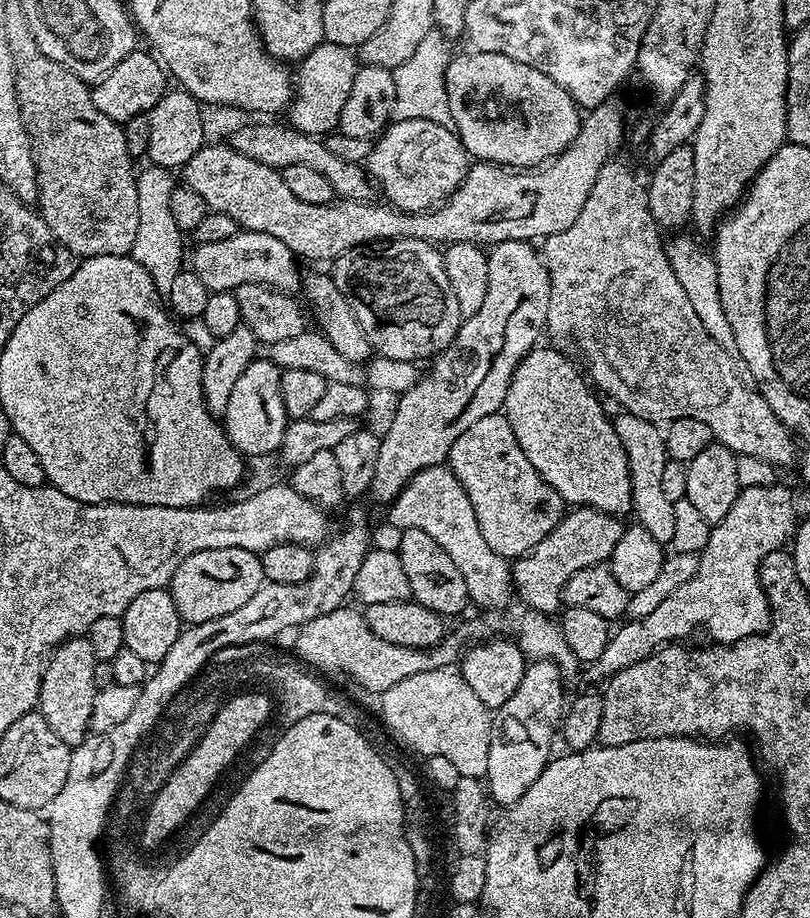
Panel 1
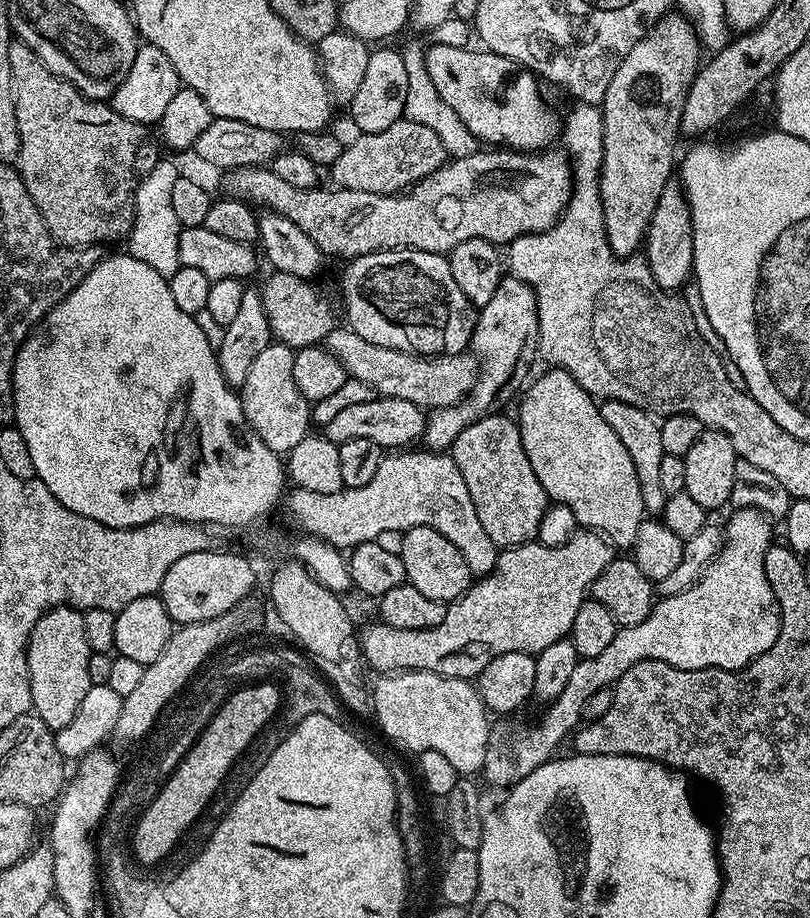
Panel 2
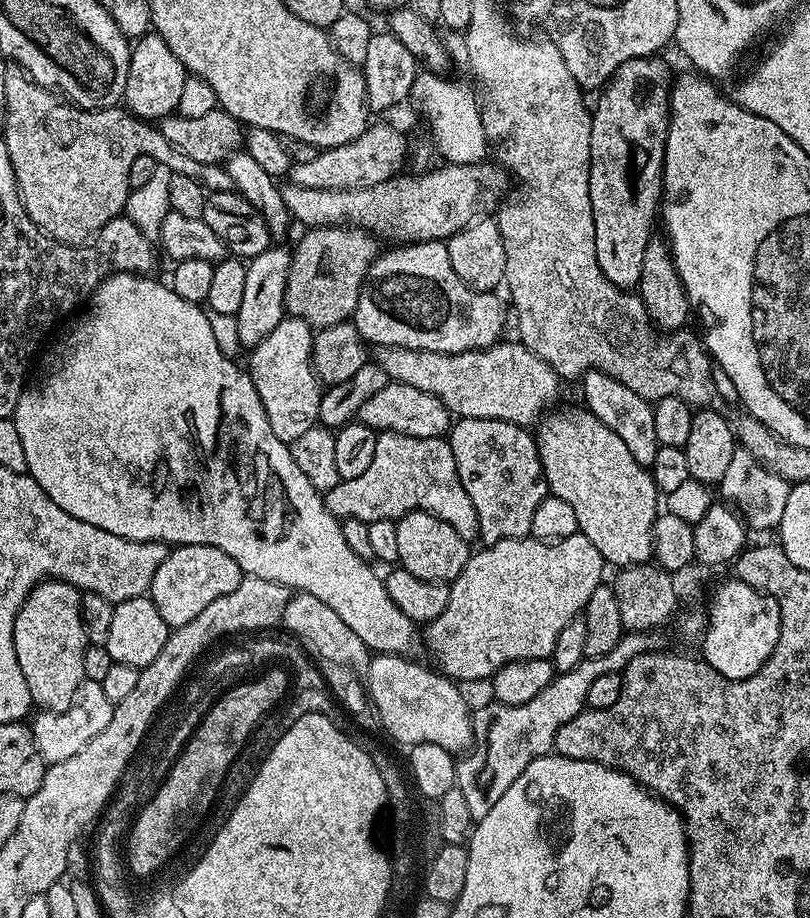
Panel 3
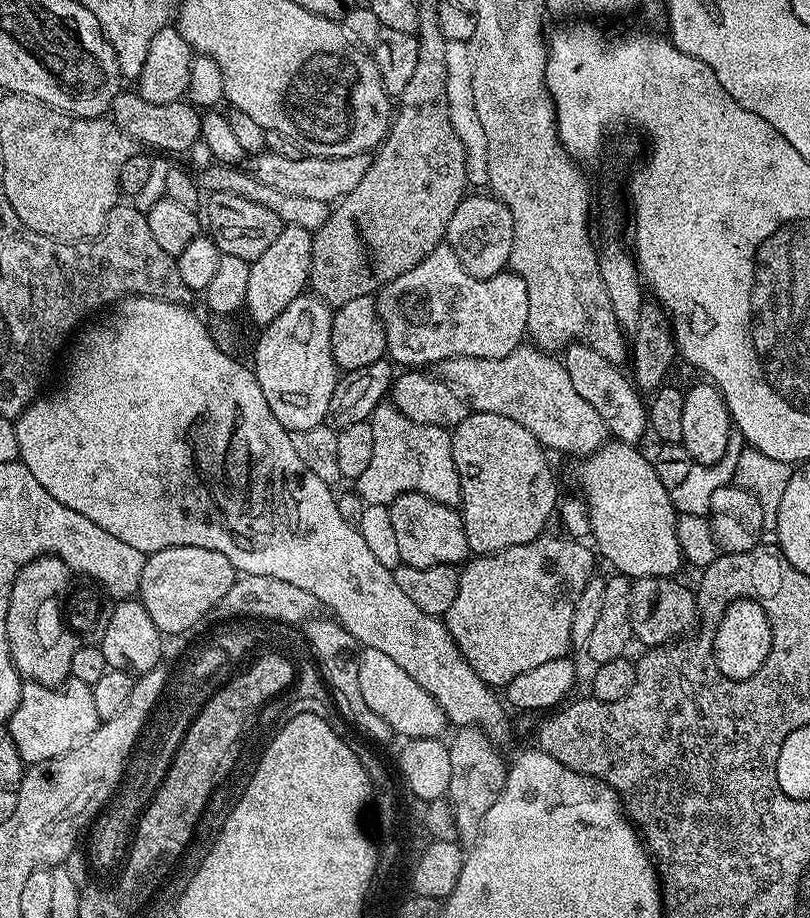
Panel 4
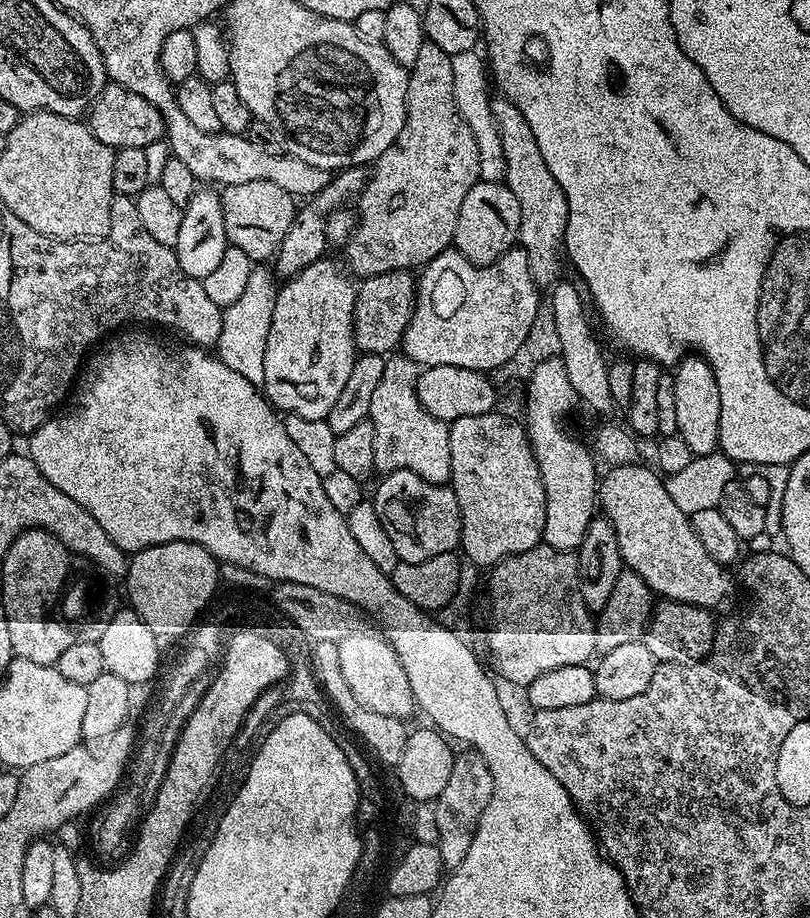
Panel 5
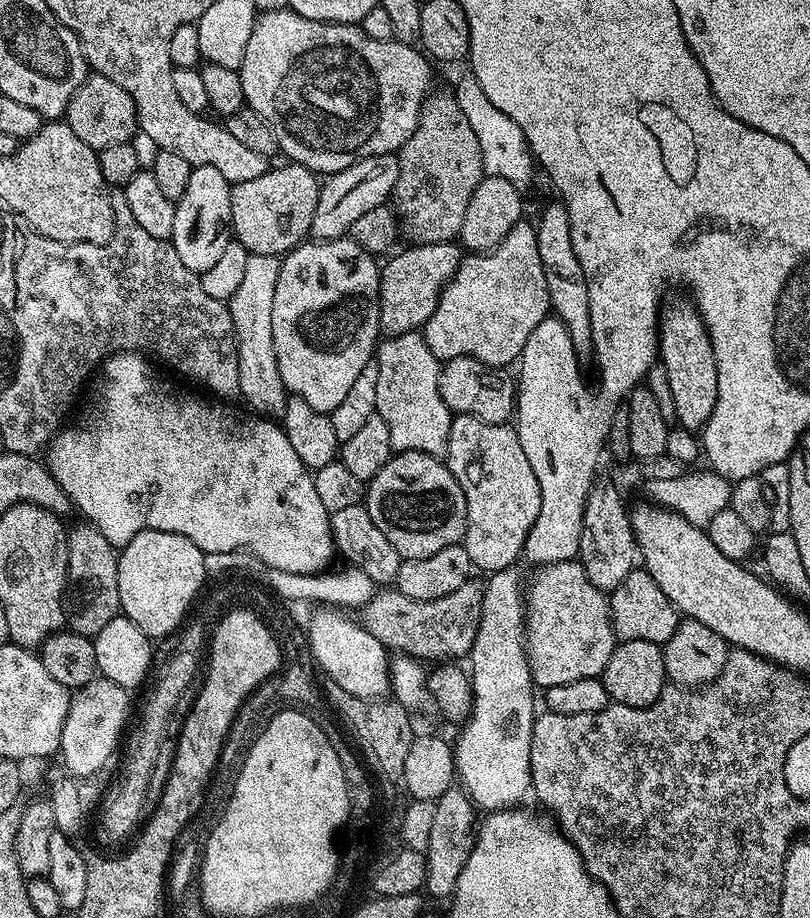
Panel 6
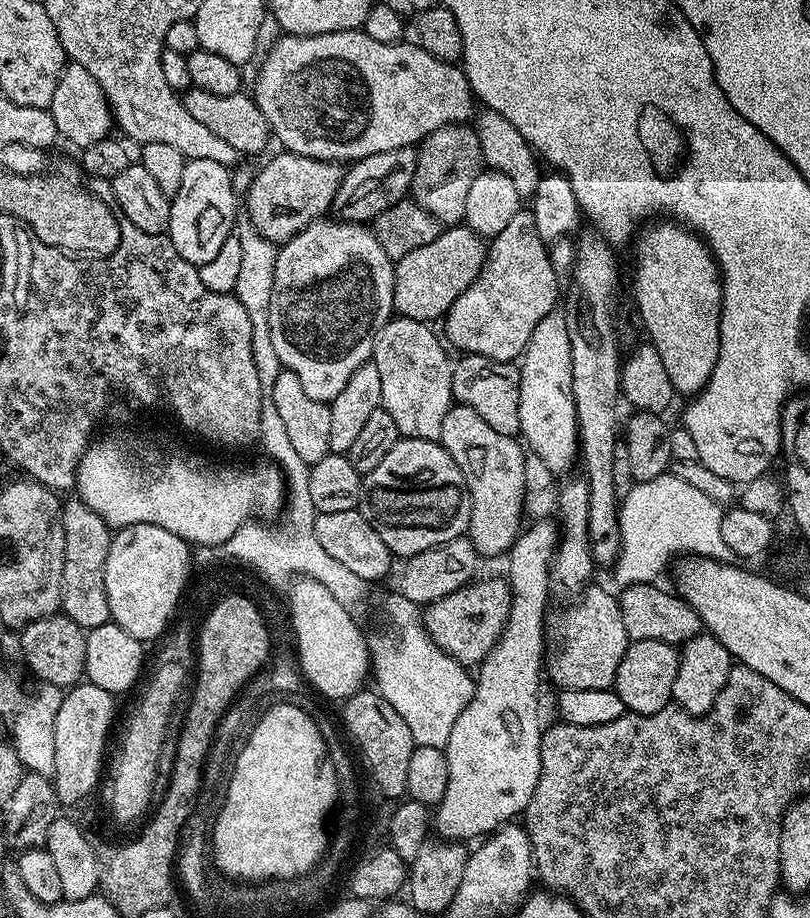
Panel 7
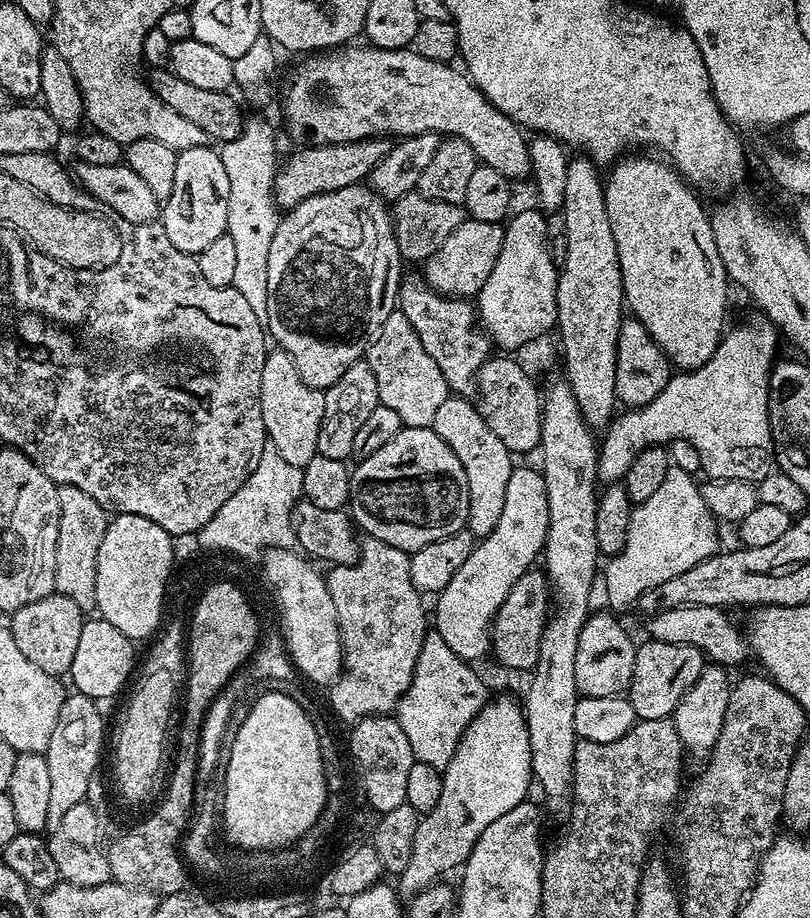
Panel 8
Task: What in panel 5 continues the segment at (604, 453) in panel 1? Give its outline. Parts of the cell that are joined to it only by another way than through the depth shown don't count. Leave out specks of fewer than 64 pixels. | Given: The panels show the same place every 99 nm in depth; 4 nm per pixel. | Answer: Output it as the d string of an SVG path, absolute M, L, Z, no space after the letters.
M643 462L626 464L617 468L609 467L607 471L605 476L603 473L598 484L598 504L604 519L614 526L614 534L618 538L618 550L624 559L624 567L634 570L634 574L638 574L638 578L646 582L651 592L665 600L686 602L709 610L716 610L719 604L726 603L728 595L732 592L732 580L734 584L733 573L731 576L728 573L731 571L727 567L714 562L714 558L706 554L702 542L698 542L698 534L694 534L689 513L678 510L678 506L674 506L669 485L662 479L661 473L655 467L647 468Z

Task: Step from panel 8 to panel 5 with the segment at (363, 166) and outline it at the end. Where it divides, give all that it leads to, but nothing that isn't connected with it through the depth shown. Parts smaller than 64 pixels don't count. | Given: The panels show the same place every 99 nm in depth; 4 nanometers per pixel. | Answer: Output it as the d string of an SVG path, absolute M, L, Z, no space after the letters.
M274 182L225 184L220 192L220 205L229 245L243 250L253 262L264 262L275 257L298 211L297 197L282 190L282 186L274 186Z

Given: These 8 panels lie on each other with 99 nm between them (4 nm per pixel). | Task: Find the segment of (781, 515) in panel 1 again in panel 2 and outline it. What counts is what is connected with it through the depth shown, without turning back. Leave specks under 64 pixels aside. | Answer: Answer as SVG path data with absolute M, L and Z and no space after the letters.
M737 508L731 513L733 516L729 518L728 524L723 525L724 545L719 554L712 559L712 564L706 566L706 570L702 574L702 578L694 586L690 586L686 590L682 590L673 596L660 596L655 601L650 610L650 614L646 614L646 618L642 618L642 622L634 622L634 626L626 626L625 628L617 627L614 639L610 641L610 646L606 646L606 650L602 650L599 654L594 654L594 658L582 658L578 662L578 666L574 666L574 670L570 673L570 678L566 682L562 694L558 694L558 698L554 698L547 705L548 708L533 724L500 724L491 729L488 737L488 749L486 750L486 762L482 769L482 777L488 784L493 784L501 790L507 789L509 786L517 784L522 778L526 778L526 774L530 774L534 770L538 770L538 766L542 766L545 762L553 759L557 755L556 747L560 743L567 741L581 727L584 715L582 714L582 706L586 706L586 698L590 698L590 694L594 694L597 690L603 688L612 688L622 678L622 674L626 674L626 670L630 670L630 666L638 666L638 662L646 662L647 660L661 660L670 666L674 666L678 670L702 670L703 668L721 668L722 670L730 670L738 672L741 668L746 667L750 662L754 662L762 654L766 654L766 650L770 650L770 646L774 646L774 642L778 642L778 634L780 633L780 604L776 600L774 590L770 586L770 582L764 573L764 559L766 558L766 550L771 548L774 543L772 537L773 521L764 513L754 510L753 508Z

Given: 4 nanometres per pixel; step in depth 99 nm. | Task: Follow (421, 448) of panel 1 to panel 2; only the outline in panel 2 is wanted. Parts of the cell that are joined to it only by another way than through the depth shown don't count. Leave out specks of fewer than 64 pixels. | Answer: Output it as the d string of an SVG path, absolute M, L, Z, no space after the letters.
M511 274L500 281L494 298L479 309L472 325L470 341L471 355L475 356L478 375L474 386L460 403L445 408L434 408L427 413L424 421L422 444L428 450L448 450L452 443L474 422L483 416L497 411L499 400L508 400L512 396L512 387L524 376L532 356L537 355L536 339L538 338L538 310L536 295L531 286Z

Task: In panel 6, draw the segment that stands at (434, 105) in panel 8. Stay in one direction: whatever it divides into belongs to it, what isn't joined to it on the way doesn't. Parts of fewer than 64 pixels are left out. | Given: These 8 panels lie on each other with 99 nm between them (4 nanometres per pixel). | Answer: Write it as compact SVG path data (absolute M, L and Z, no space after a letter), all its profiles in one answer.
M285 6L276 12L262 12L257 15L256 25L250 34L250 42L246 42L246 54L242 58L239 73L242 78L245 105L254 109L258 115L265 119L267 127L277 136L279 151L283 154L285 152L288 155L285 157L293 164L306 166L317 174L331 174L341 172L343 168L362 158L399 153L400 148L415 130L422 106L433 91L431 66L433 67L429 57L419 47L413 46L411 43L401 42L395 38L386 42L378 42L378 38L368 37L355 24L327 24L310 18L302 18L302 14L293 12L291 8Z

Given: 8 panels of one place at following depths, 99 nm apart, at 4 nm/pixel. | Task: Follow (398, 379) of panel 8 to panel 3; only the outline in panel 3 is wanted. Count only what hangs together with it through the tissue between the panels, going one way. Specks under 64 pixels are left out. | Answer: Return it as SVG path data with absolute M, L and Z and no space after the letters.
M382 432L376 437L376 445L374 446L374 459L370 461L369 468L358 478L350 478L349 480L341 480L338 486L334 486L324 496L324 504L330 510L330 514L334 514L337 520L343 522L346 520L361 520L364 524L373 524L379 520L399 520L400 517L410 514L411 512L429 512L438 518L442 518L446 522L450 522L450 526L454 526L454 530L458 530L458 534L462 534L462 538L469 542L475 541L480 534L478 526L478 514L474 510L474 502L470 502L470 494L466 494L466 486L462 486L462 478L458 478L458 466L454 466L454 450L449 446L447 439L443 436L438 438L414 438L406 434L394 434L393 432Z

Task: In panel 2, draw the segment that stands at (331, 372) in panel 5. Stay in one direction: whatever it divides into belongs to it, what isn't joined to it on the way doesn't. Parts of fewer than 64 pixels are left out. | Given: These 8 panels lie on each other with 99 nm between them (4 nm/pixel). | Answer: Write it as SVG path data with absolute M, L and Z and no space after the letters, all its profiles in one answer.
M279 342L270 343L266 350L262 350L262 354L258 354L258 358L254 358L253 364L250 365L250 374L246 374L246 382L239 385L238 395L244 407L244 419L248 427L254 429L258 438L262 438L266 446L270 446L270 450L286 454L294 450L294 446L298 446L302 438L310 435L310 401L300 393L298 386L294 386L294 352L286 345Z

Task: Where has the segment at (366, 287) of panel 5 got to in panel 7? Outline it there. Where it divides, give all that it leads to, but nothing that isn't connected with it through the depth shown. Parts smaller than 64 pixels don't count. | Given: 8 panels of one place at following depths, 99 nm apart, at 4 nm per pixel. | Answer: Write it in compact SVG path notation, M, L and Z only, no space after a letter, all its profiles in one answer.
M467 226L445 227L434 242L429 242L395 261L394 312L425 322L447 317L450 306L478 278L488 256L485 237Z

